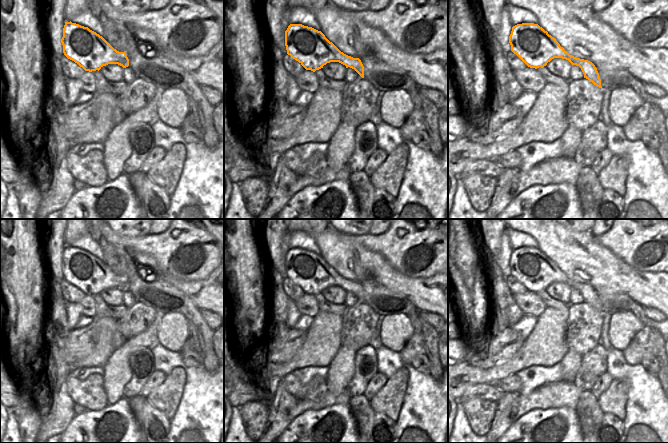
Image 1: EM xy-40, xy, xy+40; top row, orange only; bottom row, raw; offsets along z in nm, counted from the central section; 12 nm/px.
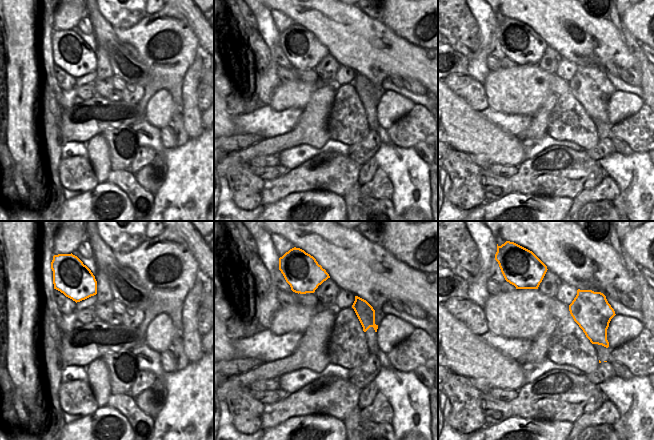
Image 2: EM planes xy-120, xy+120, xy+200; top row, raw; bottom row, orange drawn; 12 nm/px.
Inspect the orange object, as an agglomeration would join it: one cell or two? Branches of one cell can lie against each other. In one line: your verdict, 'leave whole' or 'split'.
split

